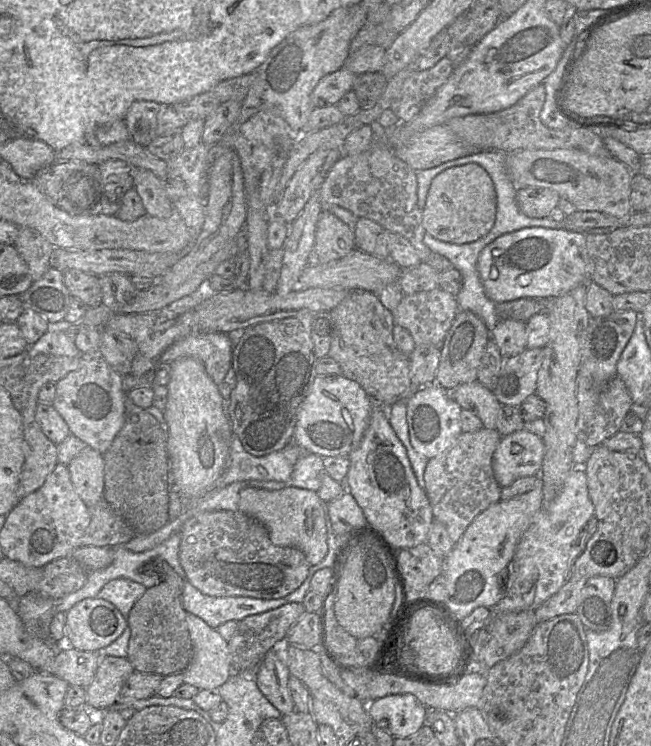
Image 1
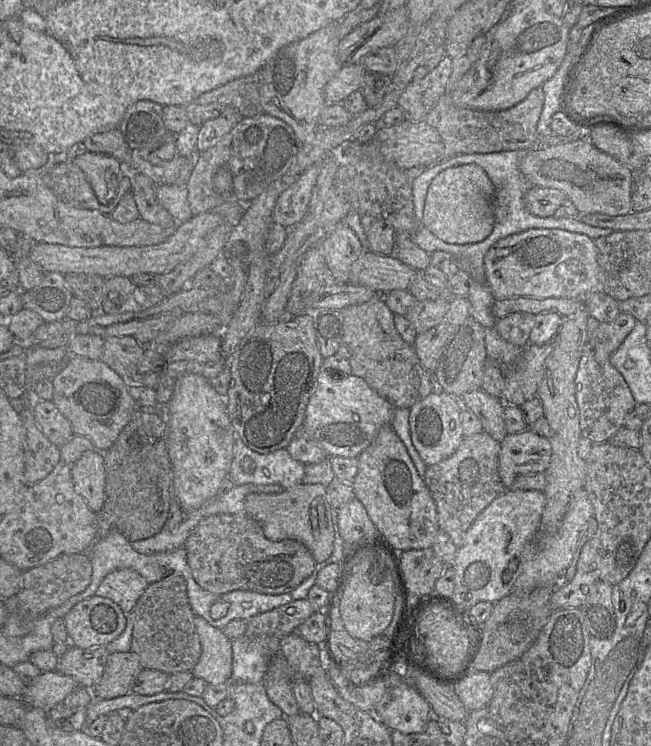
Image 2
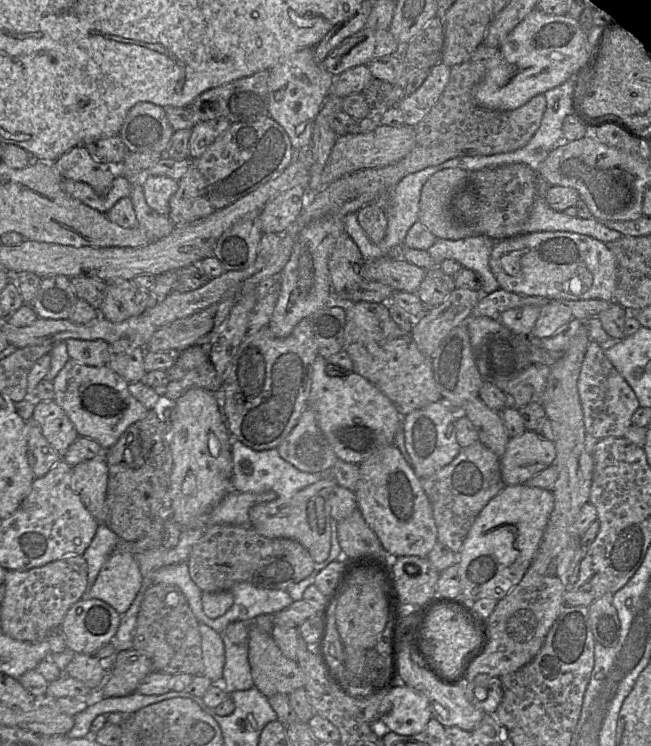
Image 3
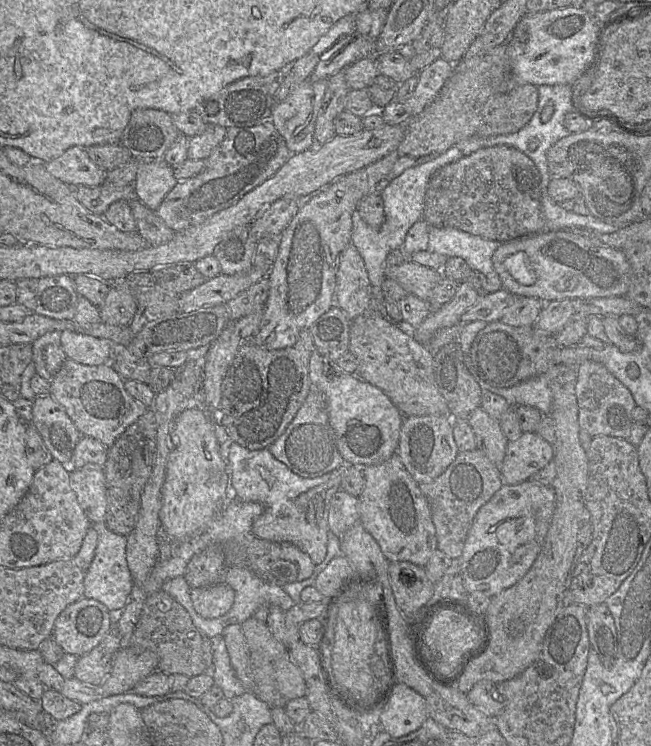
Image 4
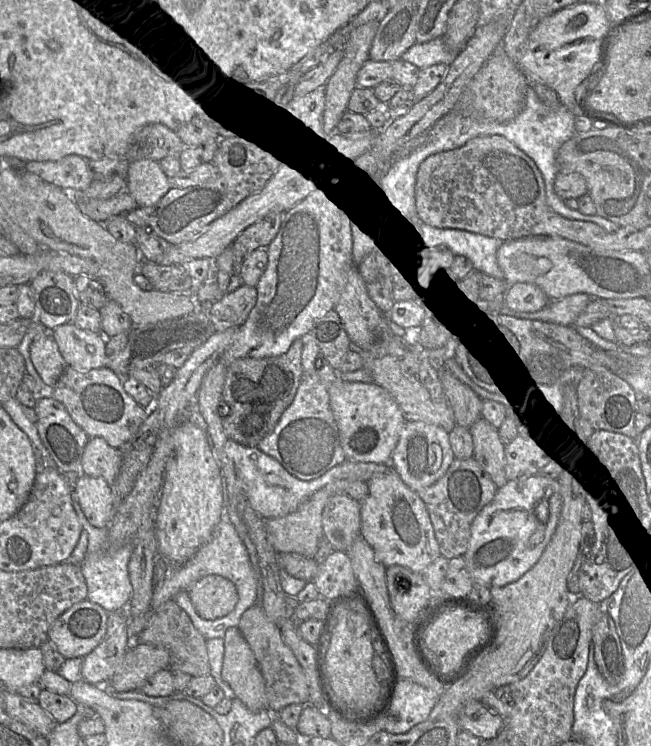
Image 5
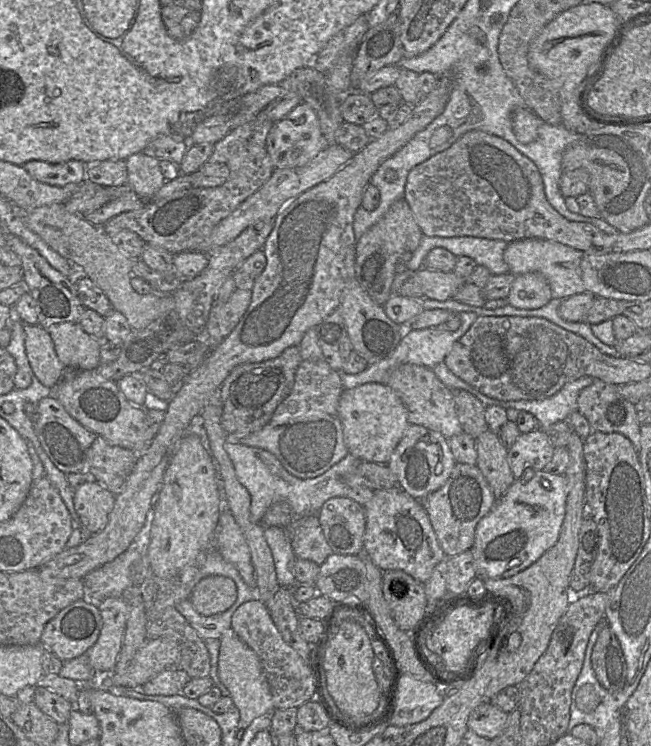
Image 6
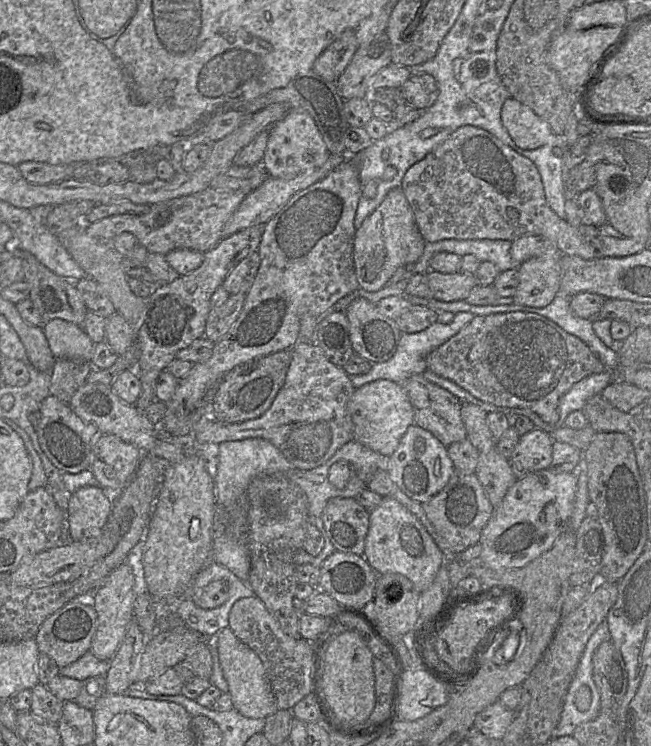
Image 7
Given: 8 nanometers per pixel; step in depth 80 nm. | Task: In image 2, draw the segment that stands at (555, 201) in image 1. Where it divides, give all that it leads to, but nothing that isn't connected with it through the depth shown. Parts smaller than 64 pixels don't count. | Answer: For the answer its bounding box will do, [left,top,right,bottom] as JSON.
[524,186,568,217]

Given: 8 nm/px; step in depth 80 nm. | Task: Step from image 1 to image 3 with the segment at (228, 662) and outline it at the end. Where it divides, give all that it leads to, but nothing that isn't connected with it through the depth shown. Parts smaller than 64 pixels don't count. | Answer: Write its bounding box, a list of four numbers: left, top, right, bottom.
[198,623,225,683]

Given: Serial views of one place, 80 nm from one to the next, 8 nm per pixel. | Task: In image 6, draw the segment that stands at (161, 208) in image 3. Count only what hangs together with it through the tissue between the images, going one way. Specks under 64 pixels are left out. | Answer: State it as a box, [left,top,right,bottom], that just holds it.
[126,152,166,201]

